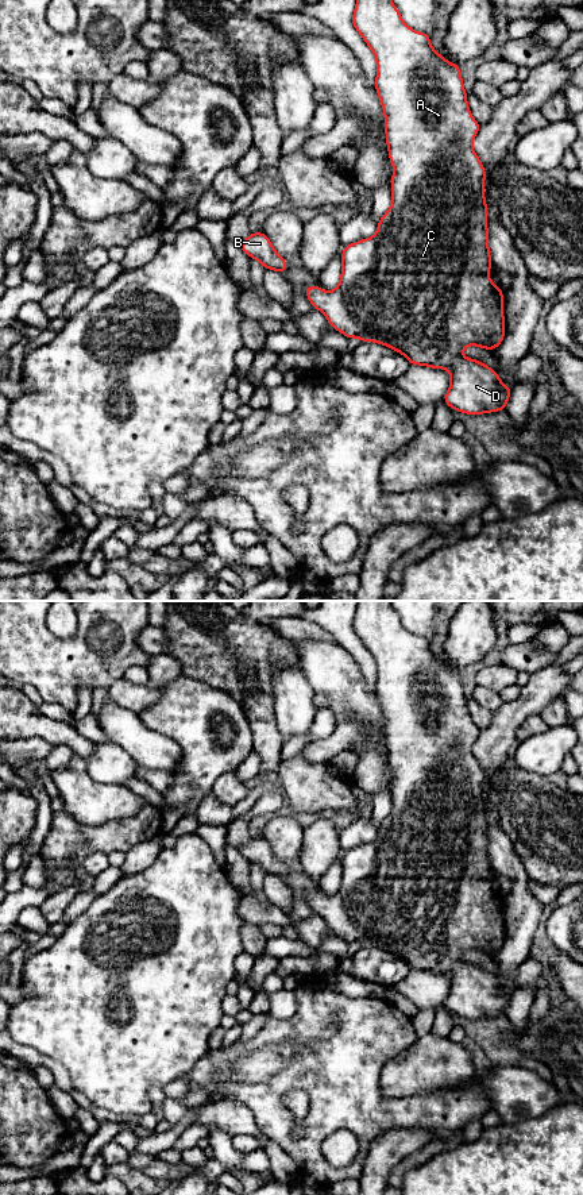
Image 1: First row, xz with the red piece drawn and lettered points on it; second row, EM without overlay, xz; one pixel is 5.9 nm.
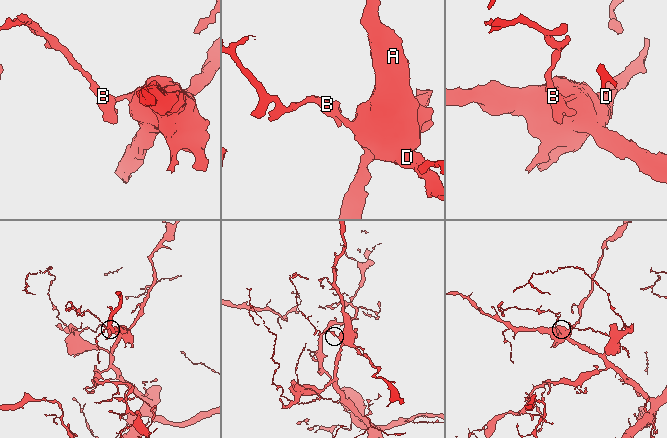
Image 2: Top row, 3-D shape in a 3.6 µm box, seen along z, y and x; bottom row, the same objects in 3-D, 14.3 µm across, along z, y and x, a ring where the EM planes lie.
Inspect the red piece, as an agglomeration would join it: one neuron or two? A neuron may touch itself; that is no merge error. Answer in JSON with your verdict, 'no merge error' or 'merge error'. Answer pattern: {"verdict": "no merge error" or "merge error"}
{"verdict": "no merge error"}

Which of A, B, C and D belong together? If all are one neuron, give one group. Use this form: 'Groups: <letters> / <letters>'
Groups: A B C D

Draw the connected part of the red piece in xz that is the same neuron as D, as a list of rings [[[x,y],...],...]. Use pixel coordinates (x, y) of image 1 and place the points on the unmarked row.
[[[358,601],[356,612],[352,620],[352,629],[377,663],[375,694],[385,717],[386,748],[389,753],[389,763],[394,772],[390,790],[391,810],[389,816],[379,824],[378,834],[374,841],[358,845],[350,851],[344,851],[341,859],[343,875],[340,879],[340,888],[329,898],[320,891],[306,891],[305,898],[313,913],[320,914],[327,922],[328,928],[348,944],[359,942],[360,947],[375,947],[387,951],[401,957],[410,970],[447,974],[451,980],[451,991],[444,1002],[444,1007],[449,1013],[467,1019],[503,1015],[510,1002],[511,994],[502,988],[499,980],[493,974],[480,965],[464,963],[462,959],[466,951],[479,951],[486,955],[497,953],[505,941],[505,921],[502,918],[503,897],[497,893],[487,880],[489,875],[493,872],[493,868],[489,855],[489,820],[486,802],[483,799],[486,776],[480,764],[472,755],[472,745],[476,741],[480,729],[472,722],[468,713],[467,698],[463,691],[459,670],[449,668],[444,662],[441,662],[431,651],[429,640],[426,637],[417,637],[405,629],[399,616],[391,606],[391,601]]]

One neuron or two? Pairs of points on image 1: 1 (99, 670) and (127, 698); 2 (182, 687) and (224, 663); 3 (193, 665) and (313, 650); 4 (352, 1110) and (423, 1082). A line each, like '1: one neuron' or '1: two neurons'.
1: two neurons
2: two neurons
3: two neurons
4: two neurons

